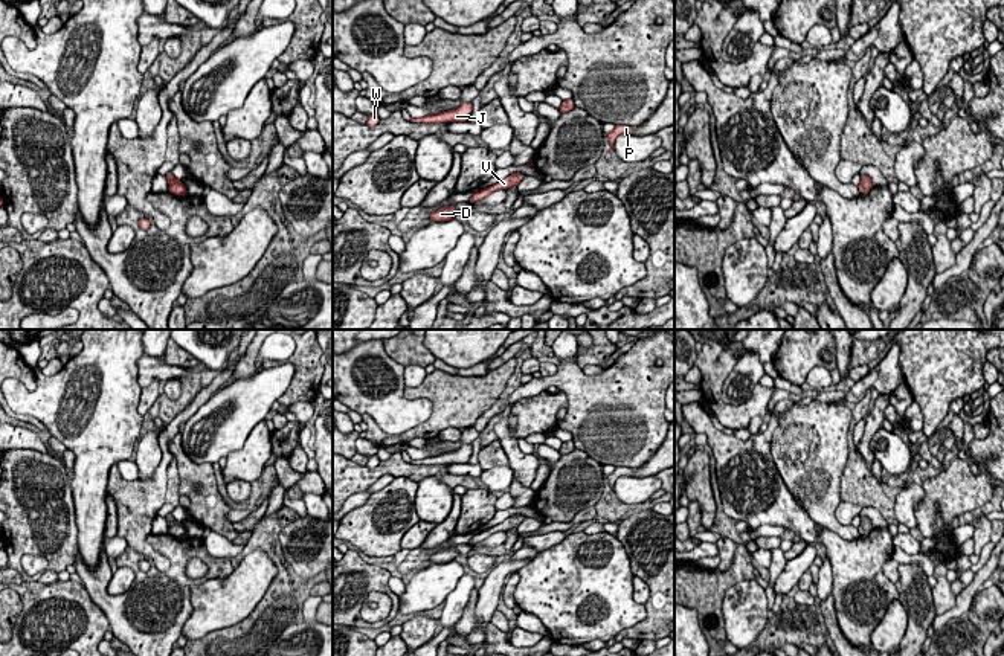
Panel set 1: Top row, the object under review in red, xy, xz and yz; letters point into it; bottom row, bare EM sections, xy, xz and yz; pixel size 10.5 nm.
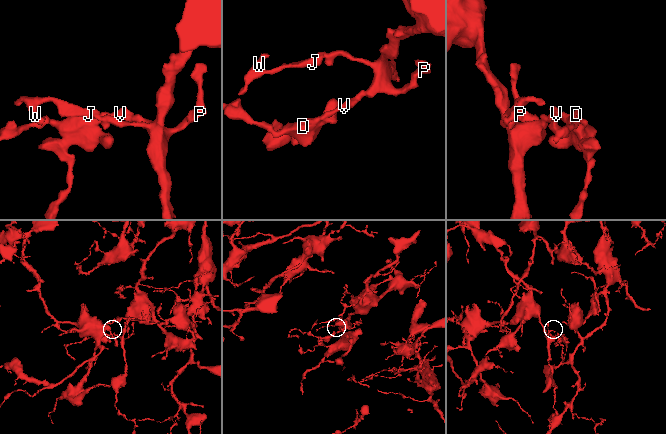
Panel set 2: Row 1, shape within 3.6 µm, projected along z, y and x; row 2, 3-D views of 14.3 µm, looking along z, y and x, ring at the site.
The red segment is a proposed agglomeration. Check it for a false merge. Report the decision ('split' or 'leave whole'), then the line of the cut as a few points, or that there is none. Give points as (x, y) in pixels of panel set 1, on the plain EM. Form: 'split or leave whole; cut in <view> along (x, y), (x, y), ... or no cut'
leave whole; no cut

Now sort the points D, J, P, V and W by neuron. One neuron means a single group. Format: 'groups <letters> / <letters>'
groups D J P V W

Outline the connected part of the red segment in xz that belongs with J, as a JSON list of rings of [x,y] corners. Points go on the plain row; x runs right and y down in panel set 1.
[[[465,444],[461,449],[436,456],[427,456],[424,459],[410,461],[410,464],[423,464],[423,465],[441,465],[441,464],[465,464],[470,459],[473,452],[473,444]]]

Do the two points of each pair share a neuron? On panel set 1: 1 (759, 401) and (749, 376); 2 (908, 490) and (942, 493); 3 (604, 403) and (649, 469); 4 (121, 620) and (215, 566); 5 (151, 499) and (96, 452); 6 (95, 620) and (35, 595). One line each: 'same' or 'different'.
1: different
2: different
3: different
4: same
5: different
6: same

